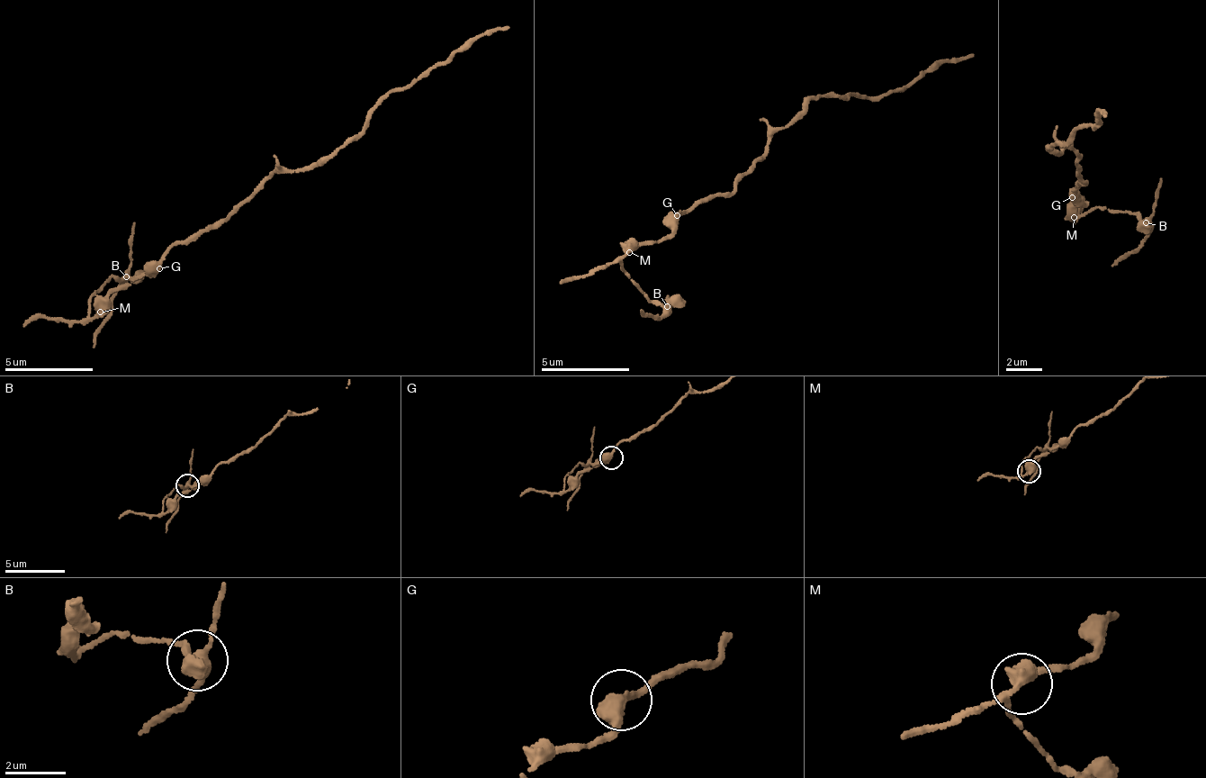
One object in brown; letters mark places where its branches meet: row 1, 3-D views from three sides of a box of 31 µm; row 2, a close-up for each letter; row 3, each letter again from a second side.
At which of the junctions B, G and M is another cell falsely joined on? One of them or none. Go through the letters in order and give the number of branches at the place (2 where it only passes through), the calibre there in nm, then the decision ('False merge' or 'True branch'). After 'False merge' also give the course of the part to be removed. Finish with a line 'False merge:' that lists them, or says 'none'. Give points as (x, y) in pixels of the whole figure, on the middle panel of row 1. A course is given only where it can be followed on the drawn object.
B: Branches: 3. Thickness 380 nm. False merge. Course of the part to remove: (668, 307), (661, 321), (640, 312)
G: Branches: 2. Thickness 400 nm. True branch
M: Branches: 3. Thickness 380 nm. True branch
False merge: B

